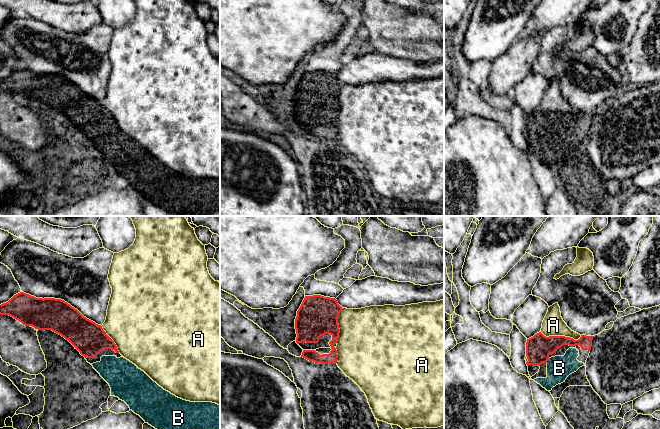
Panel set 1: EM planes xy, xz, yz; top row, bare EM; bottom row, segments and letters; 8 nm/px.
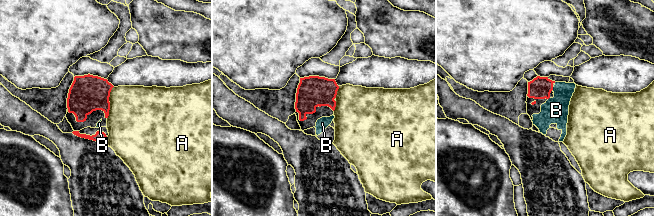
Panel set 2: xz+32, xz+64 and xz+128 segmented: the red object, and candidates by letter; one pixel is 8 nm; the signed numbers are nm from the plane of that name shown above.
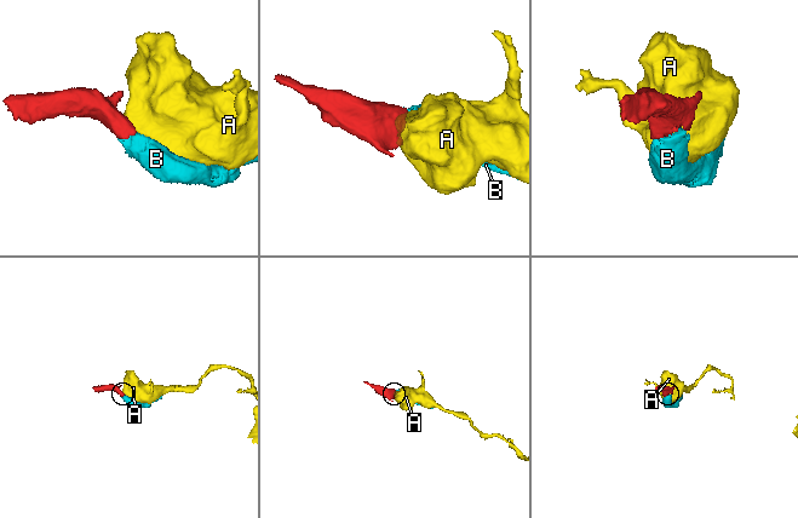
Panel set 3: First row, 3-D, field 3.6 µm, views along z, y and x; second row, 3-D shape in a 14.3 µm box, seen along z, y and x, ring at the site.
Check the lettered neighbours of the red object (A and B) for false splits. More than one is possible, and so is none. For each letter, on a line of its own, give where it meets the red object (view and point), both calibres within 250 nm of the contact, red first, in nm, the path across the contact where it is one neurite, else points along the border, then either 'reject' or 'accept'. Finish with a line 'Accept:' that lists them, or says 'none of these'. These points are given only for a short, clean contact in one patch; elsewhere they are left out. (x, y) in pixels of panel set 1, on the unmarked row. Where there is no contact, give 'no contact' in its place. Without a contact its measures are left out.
A: meets red in yz at (561, 112); 200 nm thick on the red side, 180 nm on the other; border along yz (540, 107), (546, 112), (569, 112), (574, 115), (581, 112); reject
B: meets red in yz at (547, 136); 200 nm thick on the red side, 190 nm on the other; accept
Accept: B

